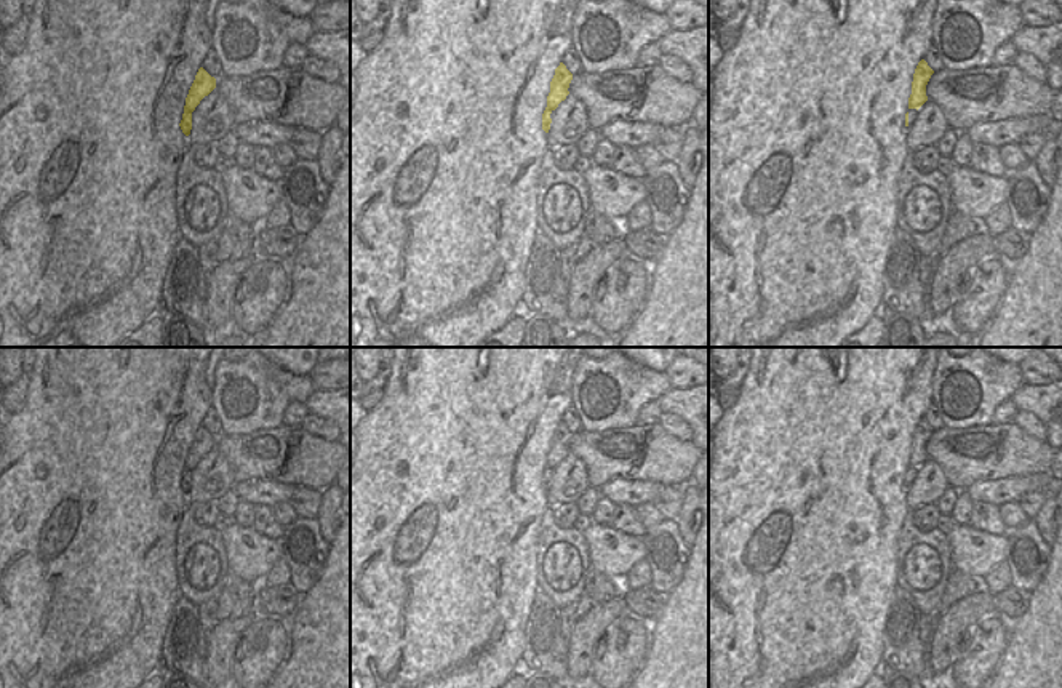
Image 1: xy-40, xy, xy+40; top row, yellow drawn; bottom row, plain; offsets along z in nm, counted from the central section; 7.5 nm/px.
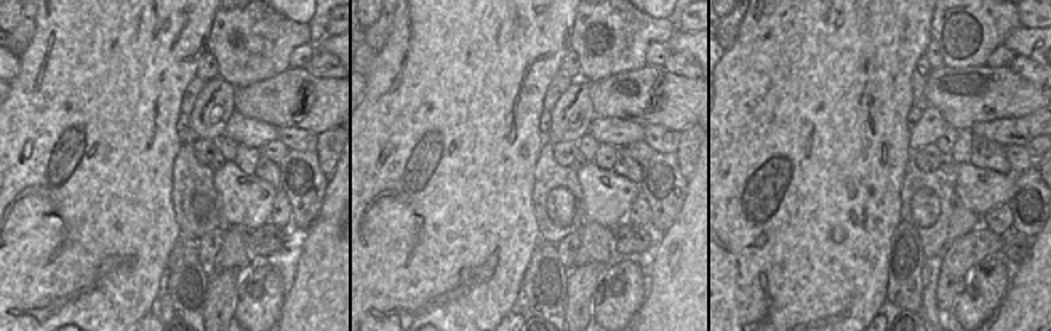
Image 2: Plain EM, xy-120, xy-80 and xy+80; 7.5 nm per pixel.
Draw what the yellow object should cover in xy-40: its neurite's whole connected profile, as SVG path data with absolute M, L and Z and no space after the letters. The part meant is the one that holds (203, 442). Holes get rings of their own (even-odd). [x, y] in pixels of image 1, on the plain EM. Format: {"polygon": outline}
{"polygon": "M200 426L186 456L184 472L179 482L186 494L189 494L192 488L192 470L200 462L200 459L205 454L208 454L214 446L216 446L216 437L211 435L203 426Z"}

